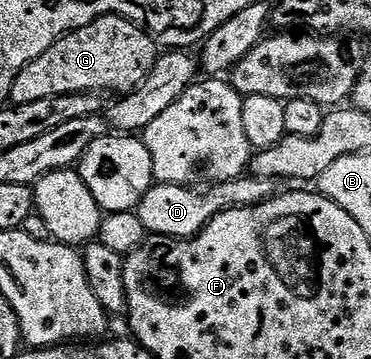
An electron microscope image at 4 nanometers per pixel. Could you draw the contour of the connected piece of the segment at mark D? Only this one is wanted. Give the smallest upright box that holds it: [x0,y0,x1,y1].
[135,176,274,238]

